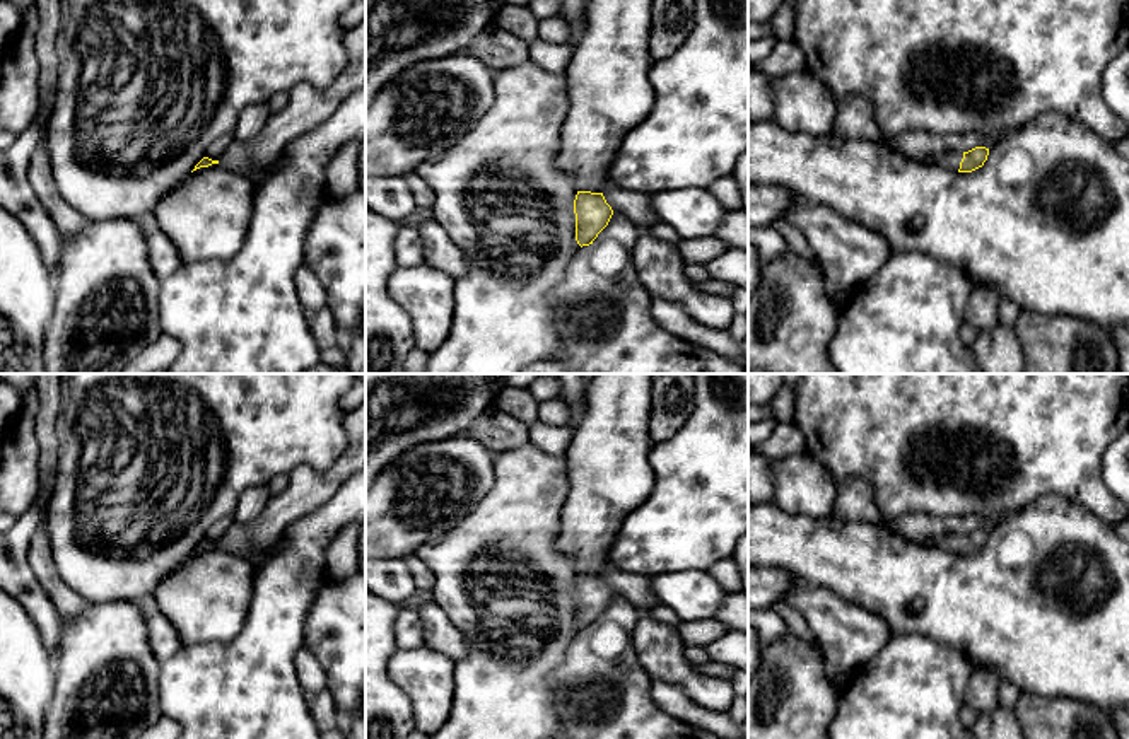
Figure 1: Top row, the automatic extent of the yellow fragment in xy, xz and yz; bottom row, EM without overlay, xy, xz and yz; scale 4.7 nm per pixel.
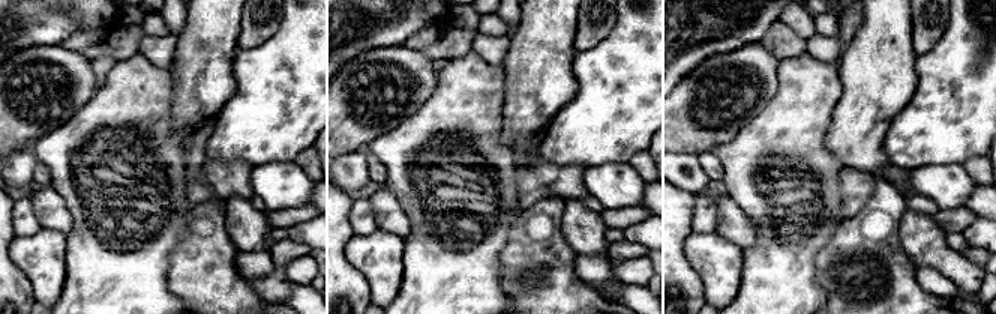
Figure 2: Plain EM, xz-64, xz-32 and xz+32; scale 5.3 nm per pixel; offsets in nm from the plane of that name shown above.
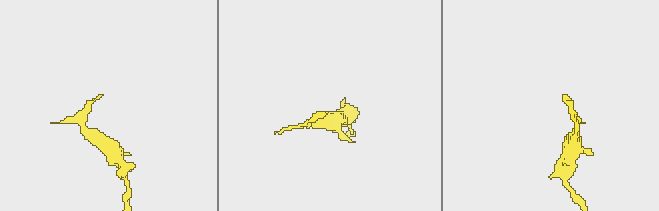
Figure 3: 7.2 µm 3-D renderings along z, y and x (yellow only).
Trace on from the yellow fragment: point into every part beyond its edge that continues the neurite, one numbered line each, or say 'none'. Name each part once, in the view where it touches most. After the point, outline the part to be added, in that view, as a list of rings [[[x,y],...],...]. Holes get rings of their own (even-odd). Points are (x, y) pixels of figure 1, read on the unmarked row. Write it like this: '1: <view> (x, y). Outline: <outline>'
1: yz (952, 541). Outline: [[[946,534],[943,544],[948,551],[958,555],[962,541],[963,541],[963,534]]]

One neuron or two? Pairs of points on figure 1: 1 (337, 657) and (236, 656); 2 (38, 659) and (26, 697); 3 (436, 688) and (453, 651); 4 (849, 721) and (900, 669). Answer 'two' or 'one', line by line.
1: two
2: one
3: two
4: one

